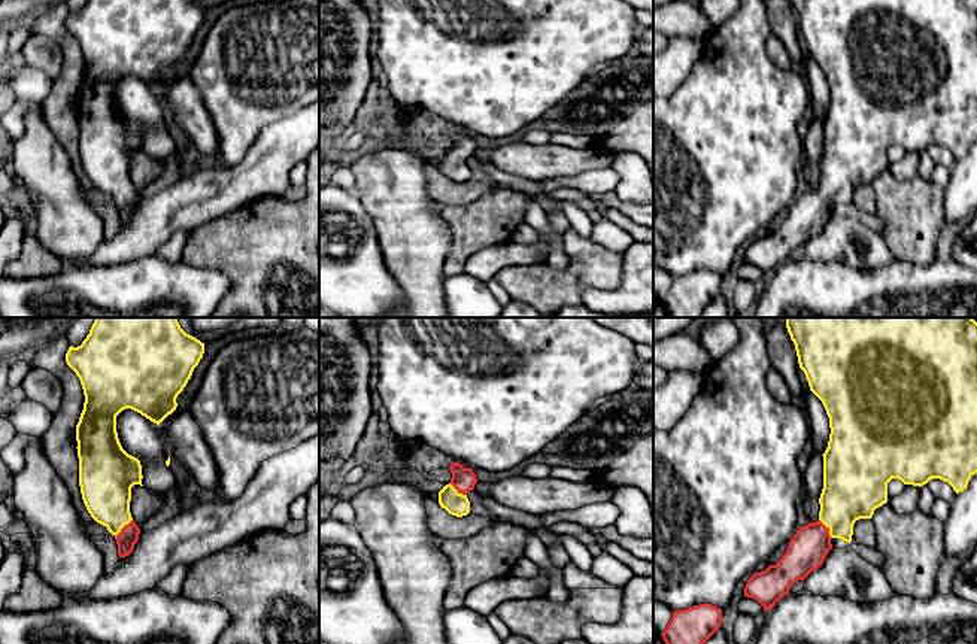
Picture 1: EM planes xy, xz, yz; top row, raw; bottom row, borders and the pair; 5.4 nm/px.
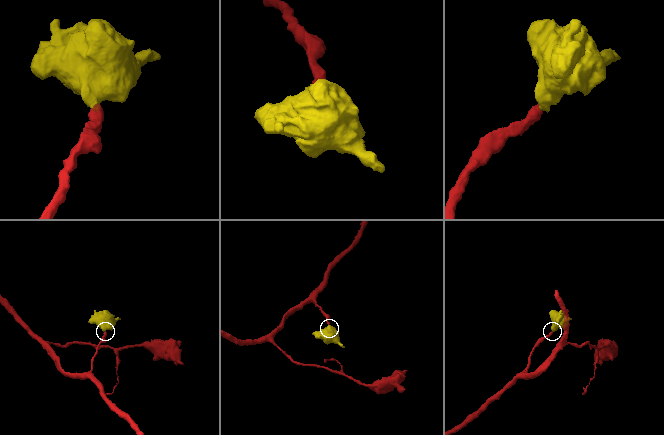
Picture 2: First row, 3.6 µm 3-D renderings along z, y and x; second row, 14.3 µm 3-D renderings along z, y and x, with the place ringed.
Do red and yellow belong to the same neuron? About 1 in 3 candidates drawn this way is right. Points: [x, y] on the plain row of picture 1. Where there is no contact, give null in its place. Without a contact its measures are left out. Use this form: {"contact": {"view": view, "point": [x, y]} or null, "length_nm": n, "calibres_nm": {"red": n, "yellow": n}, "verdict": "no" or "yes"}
{"contact": {"view": "yz", "point": [827, 194]}, "length_nm": 120, "calibres_nm": {"red": 200, "yellow": 320}, "verdict": "yes"}

